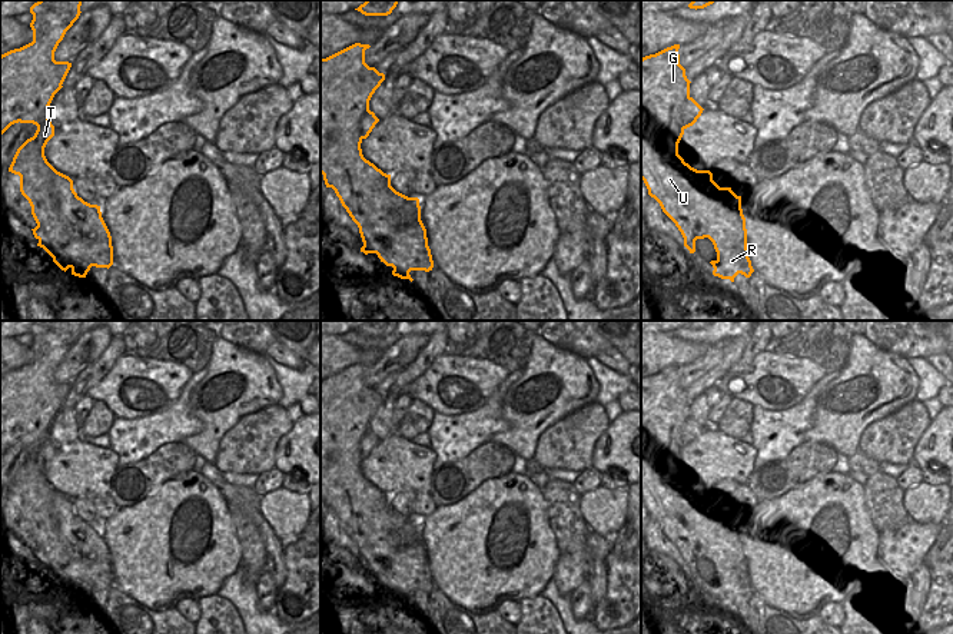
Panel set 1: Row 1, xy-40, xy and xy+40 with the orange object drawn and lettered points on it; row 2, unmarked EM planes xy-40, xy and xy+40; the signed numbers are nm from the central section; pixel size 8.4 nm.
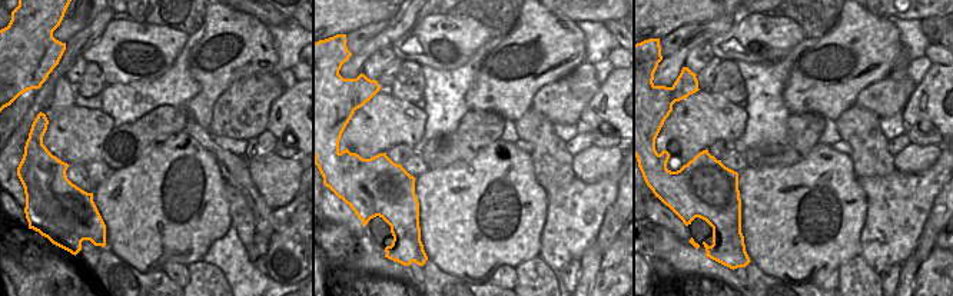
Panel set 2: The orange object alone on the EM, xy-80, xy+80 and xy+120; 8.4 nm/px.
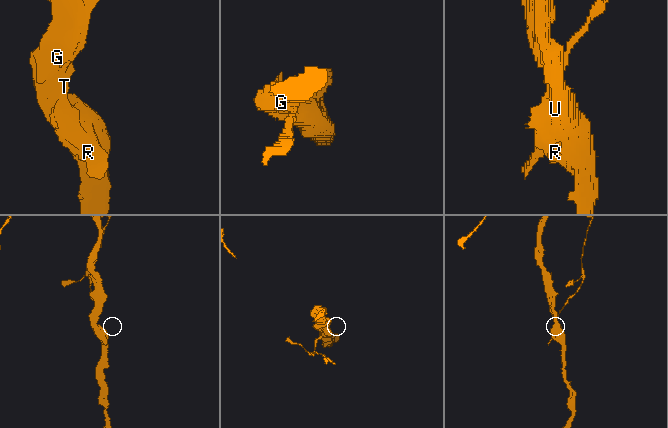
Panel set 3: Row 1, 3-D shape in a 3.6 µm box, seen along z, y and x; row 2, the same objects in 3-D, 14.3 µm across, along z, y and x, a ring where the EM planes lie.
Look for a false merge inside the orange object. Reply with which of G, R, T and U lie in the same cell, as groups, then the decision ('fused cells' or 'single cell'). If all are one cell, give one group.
G R U / T | fused cells

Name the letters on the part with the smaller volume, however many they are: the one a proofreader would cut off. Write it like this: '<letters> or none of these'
T

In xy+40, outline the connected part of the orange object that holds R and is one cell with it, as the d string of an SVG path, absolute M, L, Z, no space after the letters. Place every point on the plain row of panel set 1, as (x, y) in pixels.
M674 365L641 379L641 499L681 555L694 551L697 560L713 562L717 572L717 580L710 582L714 597L731 603L738 594L750 598L754 590L748 578L741 517L731 508L720 508L710 491L697 491L678 475L684 455L683 426L690 418L691 404L680 385L678 369L680 365Z

